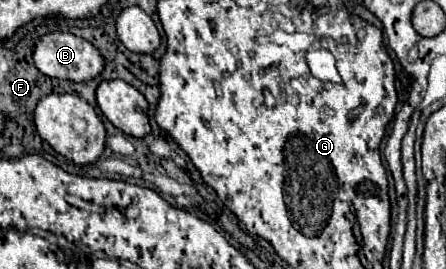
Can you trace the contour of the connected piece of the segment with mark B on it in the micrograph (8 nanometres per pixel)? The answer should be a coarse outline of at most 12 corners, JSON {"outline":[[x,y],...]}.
{"outline":[[49,33],[33,51],[55,79],[91,81],[105,69],[99,49],[71,33]]}

